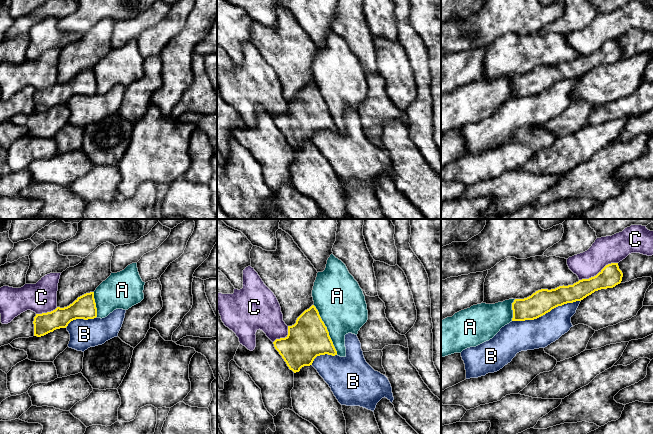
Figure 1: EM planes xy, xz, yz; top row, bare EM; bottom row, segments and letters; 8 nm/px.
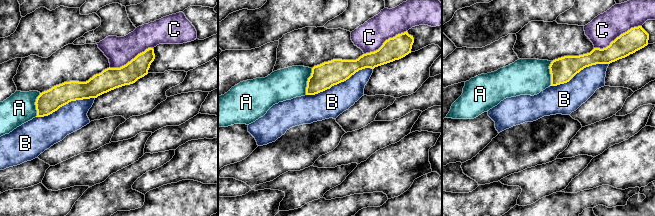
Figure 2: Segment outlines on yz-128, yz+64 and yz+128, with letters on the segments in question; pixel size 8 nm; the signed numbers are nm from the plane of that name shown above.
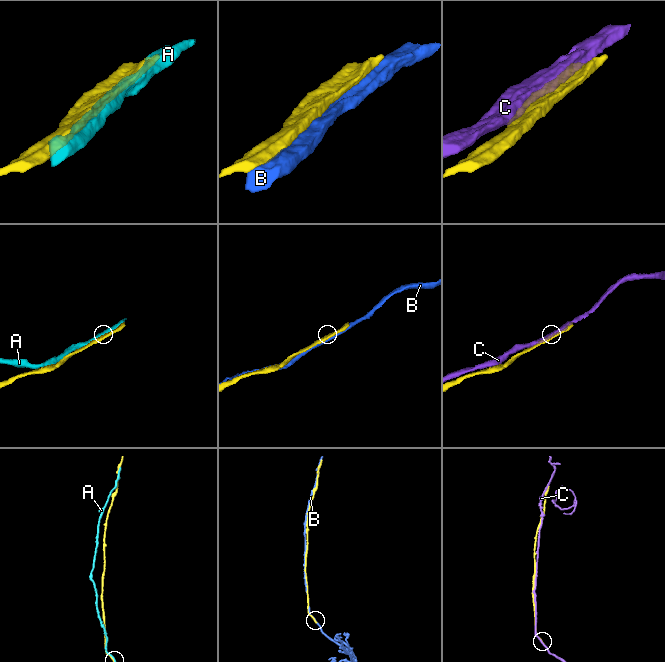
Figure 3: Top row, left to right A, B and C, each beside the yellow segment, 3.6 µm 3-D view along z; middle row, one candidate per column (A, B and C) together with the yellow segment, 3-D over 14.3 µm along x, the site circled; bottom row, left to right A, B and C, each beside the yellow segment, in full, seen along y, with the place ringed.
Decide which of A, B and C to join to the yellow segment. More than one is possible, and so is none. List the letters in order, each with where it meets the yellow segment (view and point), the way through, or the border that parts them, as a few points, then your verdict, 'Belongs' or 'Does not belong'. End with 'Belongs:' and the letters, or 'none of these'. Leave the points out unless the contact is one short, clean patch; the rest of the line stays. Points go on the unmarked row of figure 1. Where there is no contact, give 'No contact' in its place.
A: Touches yellow at xz (327, 106). Does not belong
B: Touches yellow at yz (546, 88). Does not belong
C: Touches yellow at yz (599, 48). Does not belong
Belongs: none of these

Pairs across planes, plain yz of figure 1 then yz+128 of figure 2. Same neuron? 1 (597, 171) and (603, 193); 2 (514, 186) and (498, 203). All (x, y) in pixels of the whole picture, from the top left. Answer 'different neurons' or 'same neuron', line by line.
1: different neurons
2: different neurons

